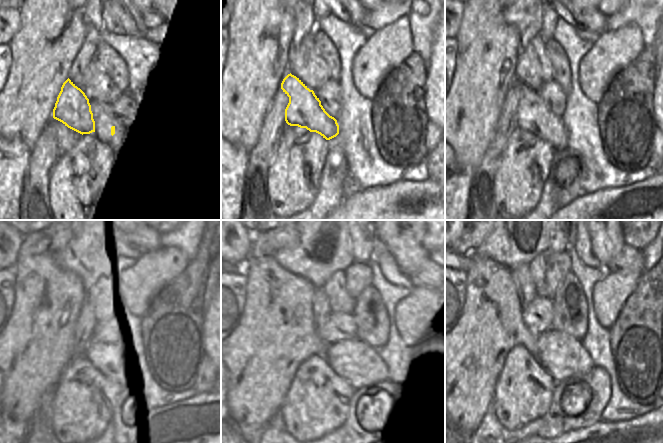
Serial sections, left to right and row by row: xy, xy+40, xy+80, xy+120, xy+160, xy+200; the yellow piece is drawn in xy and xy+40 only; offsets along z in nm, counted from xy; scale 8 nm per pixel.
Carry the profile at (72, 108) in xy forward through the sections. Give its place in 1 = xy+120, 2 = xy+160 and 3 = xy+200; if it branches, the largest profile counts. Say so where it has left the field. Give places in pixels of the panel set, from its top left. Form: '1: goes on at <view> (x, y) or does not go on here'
1: goes on at xy+120 (107, 357)
2: goes on at xy+160 (349, 358)
3: goes on at xy+200 (563, 356)

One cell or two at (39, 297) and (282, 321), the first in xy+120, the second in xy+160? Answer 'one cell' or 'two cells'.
one cell

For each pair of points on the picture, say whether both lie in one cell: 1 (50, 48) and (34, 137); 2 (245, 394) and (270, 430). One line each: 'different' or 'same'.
1: same
2: different

